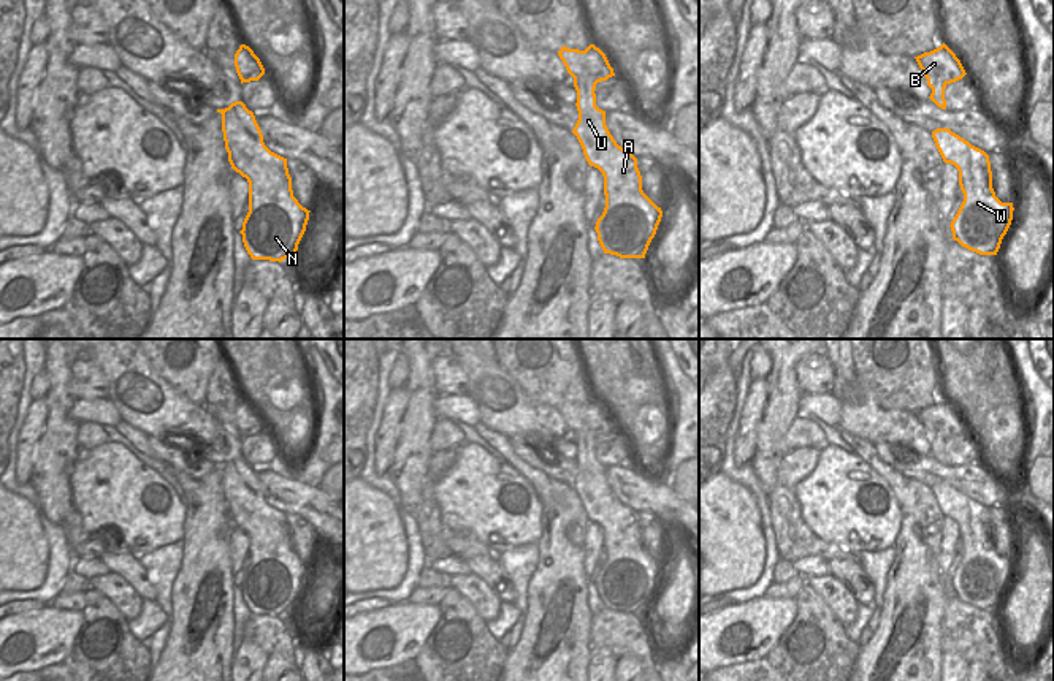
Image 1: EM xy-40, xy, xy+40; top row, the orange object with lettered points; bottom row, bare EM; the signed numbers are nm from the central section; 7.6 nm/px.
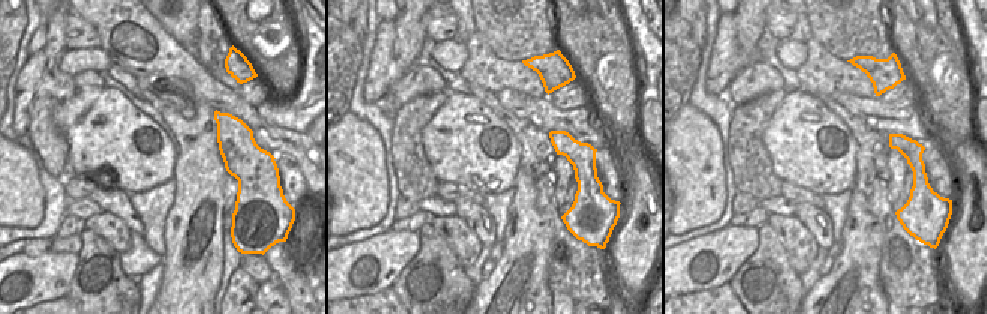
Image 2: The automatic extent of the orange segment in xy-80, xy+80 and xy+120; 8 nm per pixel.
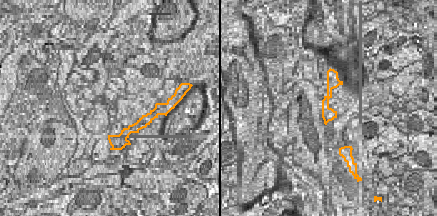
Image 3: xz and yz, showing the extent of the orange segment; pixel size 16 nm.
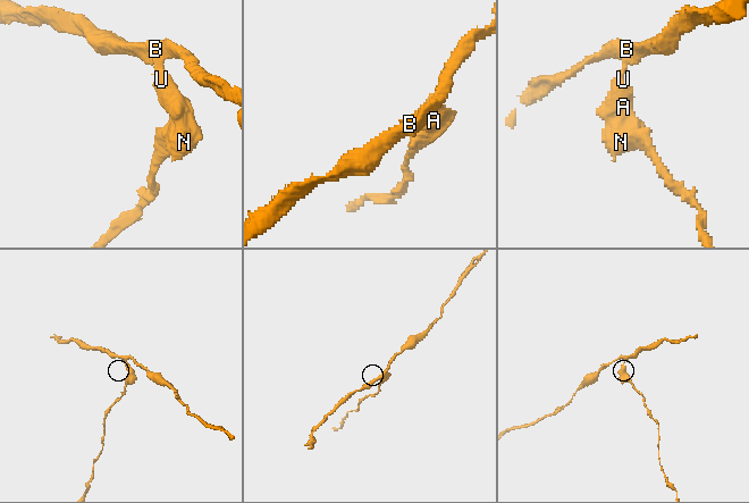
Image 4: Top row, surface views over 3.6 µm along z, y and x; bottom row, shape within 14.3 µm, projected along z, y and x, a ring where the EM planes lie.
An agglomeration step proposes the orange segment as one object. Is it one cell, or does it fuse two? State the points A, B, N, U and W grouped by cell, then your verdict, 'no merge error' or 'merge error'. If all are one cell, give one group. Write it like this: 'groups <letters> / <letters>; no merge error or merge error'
groups A N U W / B; merge error

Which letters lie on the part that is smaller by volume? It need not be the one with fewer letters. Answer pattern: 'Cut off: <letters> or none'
Cut off: A, N, U, W

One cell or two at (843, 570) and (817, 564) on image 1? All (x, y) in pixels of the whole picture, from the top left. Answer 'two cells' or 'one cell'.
two cells

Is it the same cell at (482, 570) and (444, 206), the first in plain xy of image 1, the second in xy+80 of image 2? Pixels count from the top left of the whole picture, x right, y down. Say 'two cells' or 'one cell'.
two cells

